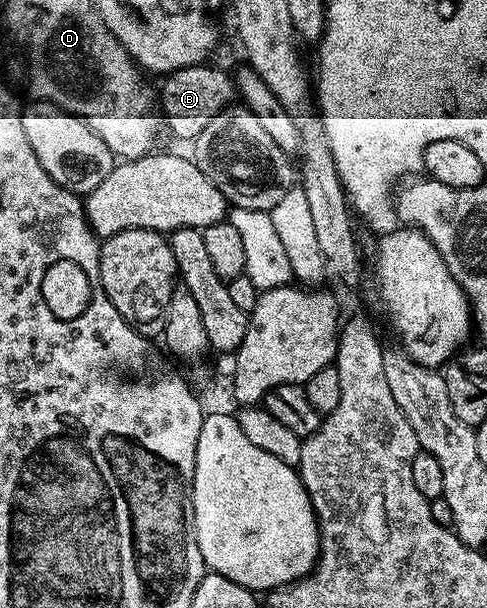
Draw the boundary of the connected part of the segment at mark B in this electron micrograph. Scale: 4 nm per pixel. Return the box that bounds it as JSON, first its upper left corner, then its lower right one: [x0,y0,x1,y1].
[163,64,237,140]

